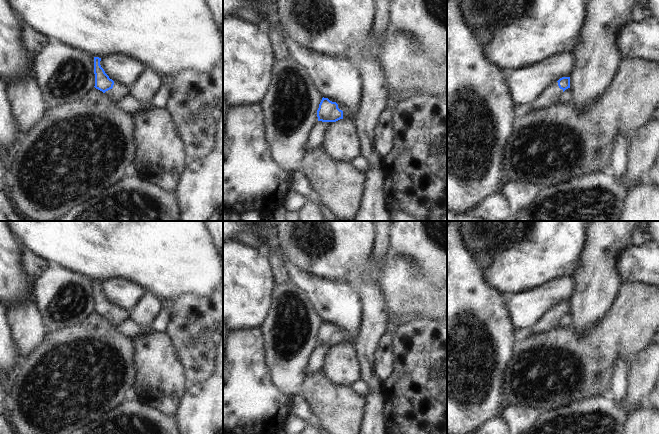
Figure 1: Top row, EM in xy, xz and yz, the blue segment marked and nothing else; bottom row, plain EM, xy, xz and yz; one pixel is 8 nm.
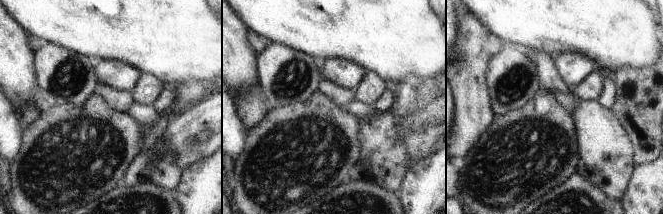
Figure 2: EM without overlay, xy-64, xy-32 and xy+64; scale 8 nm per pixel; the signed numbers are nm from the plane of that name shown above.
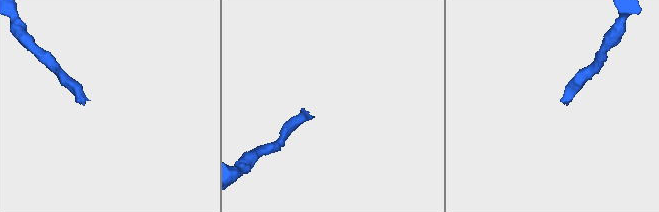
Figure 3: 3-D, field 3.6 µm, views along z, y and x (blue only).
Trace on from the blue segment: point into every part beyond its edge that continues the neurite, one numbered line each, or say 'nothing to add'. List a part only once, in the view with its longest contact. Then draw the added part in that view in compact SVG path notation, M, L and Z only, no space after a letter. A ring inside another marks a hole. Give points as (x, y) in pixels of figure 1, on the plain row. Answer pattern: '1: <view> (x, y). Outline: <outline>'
1: xy (118, 315). Outline: M114 306L113 312L105 316L116 328L117 326L127 320L130 319L129 311L122 309L120 307Z

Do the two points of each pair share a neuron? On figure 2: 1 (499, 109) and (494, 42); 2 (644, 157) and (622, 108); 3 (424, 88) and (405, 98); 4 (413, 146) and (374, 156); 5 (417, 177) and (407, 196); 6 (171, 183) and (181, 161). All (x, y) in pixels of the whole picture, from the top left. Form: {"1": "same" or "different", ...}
{"1": "different", "2": "same", "3": "same", "4": "different", "5": "same", "6": "different"}

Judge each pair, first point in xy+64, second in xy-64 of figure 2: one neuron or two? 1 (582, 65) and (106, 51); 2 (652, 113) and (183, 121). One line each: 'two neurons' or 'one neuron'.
1: two neurons
2: two neurons

